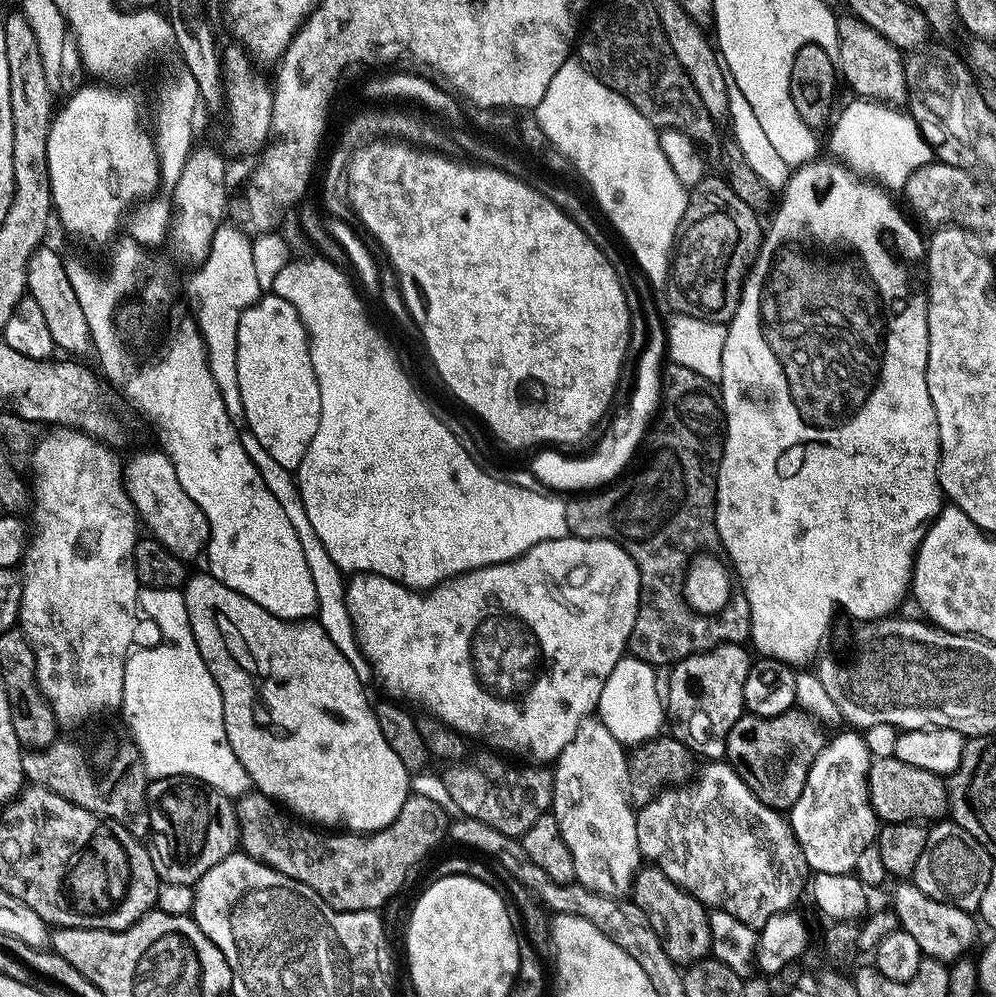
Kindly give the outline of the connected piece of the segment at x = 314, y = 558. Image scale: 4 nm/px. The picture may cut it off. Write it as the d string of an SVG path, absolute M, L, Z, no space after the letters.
M249 428L242 429L239 432L239 440L242 442L243 449L246 454L250 455L251 461L258 467L259 473L262 474L263 481L266 486L269 486L271 492L277 498L279 505L286 511L286 516L290 519L291 525L295 528L295 533L298 534L302 550L306 557L306 564L310 569L311 578L314 580L315 596L317 604L316 618L330 636L330 640L338 646L338 650L342 651L354 666L355 673L358 674L360 681L369 683L371 681L372 670L368 664L368 660L359 648L356 640L356 635L353 630L353 622L350 618L348 601L347 601L347 585L343 571L337 566L331 558L328 549L323 544L320 536L316 534L314 526L309 520L309 515L306 514L305 503L302 502L300 487L291 472L280 462L275 461L273 456L258 442L257 435Z

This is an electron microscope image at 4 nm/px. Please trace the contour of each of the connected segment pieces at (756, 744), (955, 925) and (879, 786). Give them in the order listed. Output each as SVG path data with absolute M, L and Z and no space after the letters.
M789 710L777 716L745 714L738 718L738 722L734 722L730 730L726 745L726 760L763 804L777 810L788 810L798 802L806 786L810 766L814 766L814 758L818 758L818 754L825 746L826 735L824 736L823 730L825 731L820 720L816 719L811 712Z
M911 882L897 884L900 885L892 896L892 904L896 907L897 918L900 919L899 927L918 942L925 957L951 962L967 957L971 953L968 951L976 944L978 920L969 909L959 908L956 904L935 895L927 896L921 885Z
M896 755L881 760L873 759L868 771L868 792L872 795L872 808L875 809L877 817L884 824L906 822L907 820L939 822L945 819L950 812L948 785L945 777L934 774L930 770L922 770L918 766L910 766L910 762L902 762Z

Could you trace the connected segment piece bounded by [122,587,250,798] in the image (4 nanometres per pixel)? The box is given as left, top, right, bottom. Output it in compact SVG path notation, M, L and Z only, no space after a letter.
M141 587L140 593L144 596L144 604L148 605L148 610L160 620L160 628L168 632L168 640L172 640L172 644L164 644L164 648L156 648L156 652L140 652L139 656L129 652L126 662L122 713L124 712L124 720L128 723L127 731L144 760L145 773L152 778L192 776L195 780L214 786L229 798L239 798L249 791L250 781L242 762L238 762L234 750L230 750L230 742L224 729L222 694L194 642L190 618L186 614L184 593L180 588L145 587Z

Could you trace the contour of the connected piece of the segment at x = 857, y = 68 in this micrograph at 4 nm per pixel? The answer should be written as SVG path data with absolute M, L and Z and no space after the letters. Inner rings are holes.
M851 14L842 15L836 22L835 43L840 43L838 68L848 79L857 97L866 100L878 100L893 106L903 105L903 100L910 96L909 78L904 73L905 57L901 49L891 44L886 37L878 34L874 26L862 22ZM901 56L901 57L900 57Z

